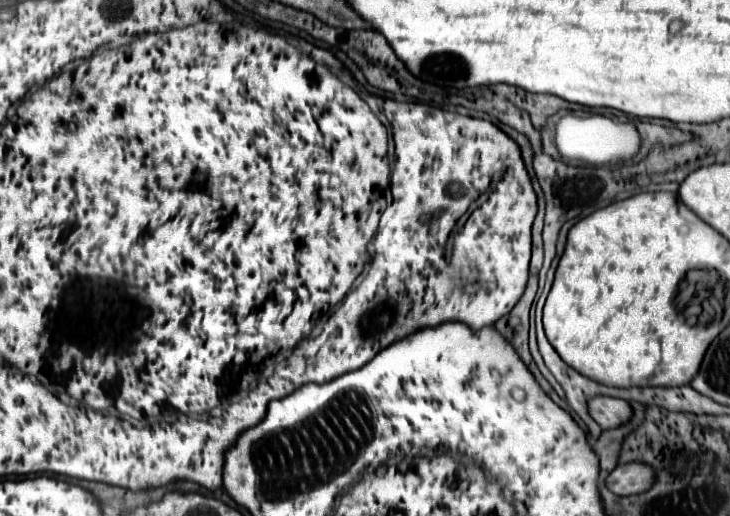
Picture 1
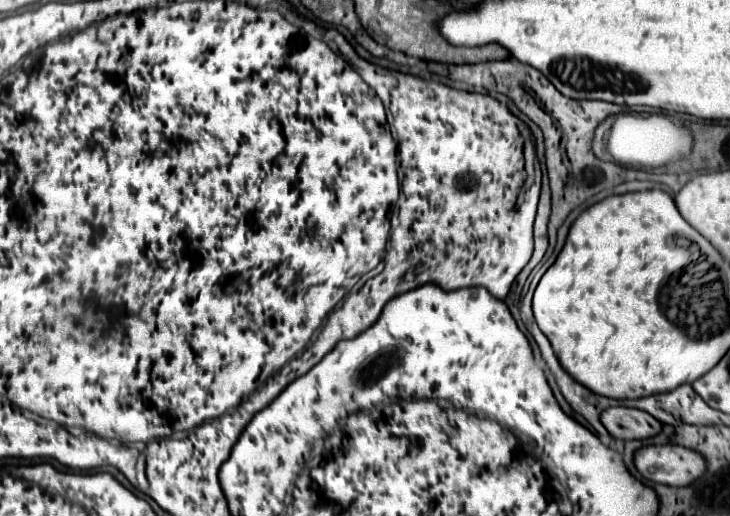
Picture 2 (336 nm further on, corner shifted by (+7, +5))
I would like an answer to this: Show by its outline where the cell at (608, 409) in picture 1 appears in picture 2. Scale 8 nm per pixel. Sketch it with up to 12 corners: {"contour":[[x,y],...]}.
{"contour":[[610,407],[602,425],[616,439],[648,439],[662,423],[640,409]]}

